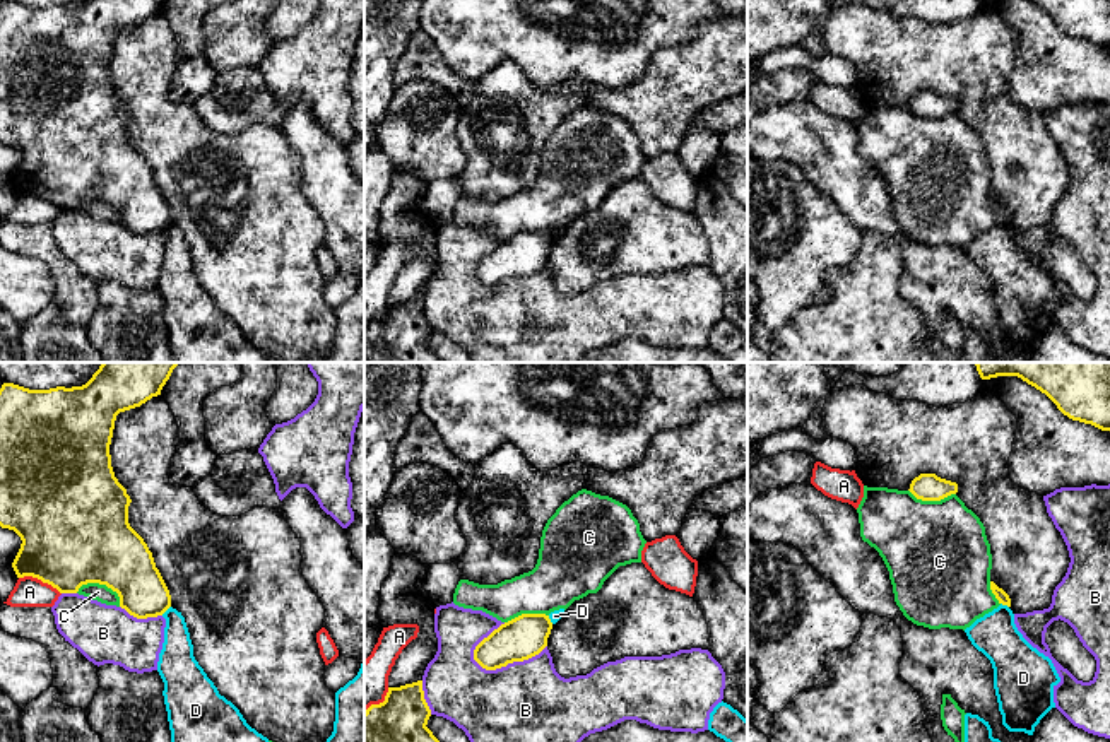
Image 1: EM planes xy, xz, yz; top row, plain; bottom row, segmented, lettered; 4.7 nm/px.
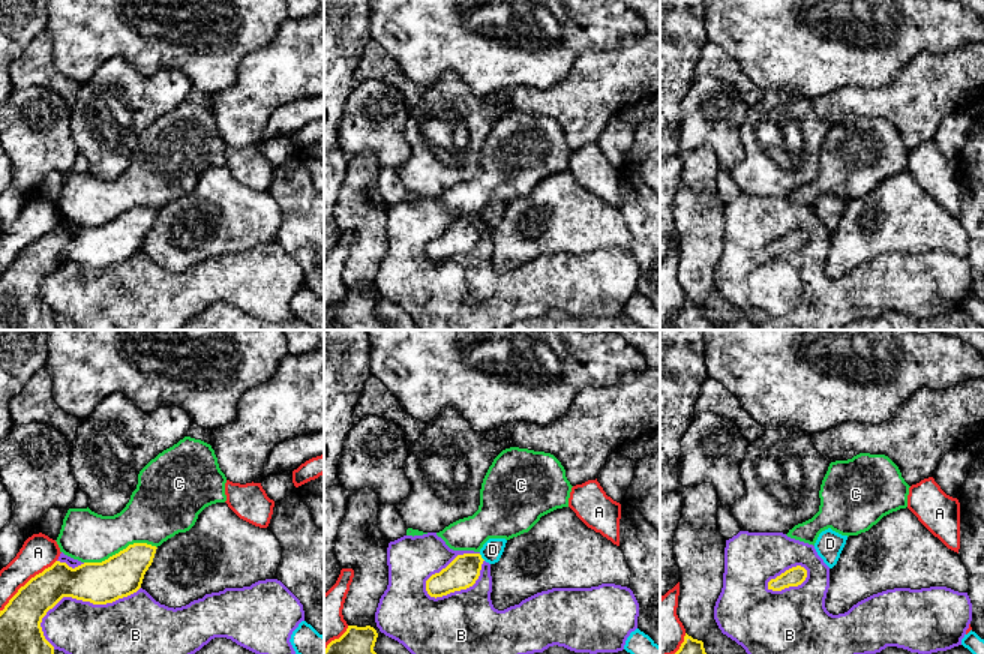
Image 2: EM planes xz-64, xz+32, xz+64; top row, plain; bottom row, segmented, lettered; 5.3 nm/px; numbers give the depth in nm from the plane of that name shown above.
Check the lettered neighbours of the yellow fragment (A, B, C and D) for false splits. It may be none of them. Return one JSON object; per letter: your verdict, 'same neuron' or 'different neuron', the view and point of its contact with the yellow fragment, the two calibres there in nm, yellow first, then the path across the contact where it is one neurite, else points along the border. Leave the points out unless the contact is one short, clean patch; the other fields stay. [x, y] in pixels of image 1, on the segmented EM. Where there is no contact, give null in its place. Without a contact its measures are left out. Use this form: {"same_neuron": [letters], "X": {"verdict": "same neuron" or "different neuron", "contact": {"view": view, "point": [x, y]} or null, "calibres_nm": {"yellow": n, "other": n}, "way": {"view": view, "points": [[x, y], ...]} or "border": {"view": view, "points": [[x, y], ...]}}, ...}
{"same_neuron": [], "A": {"verdict": "different neuron", "contact": {"view": "xy", "point": [40, 578]}, "calibres_nm": {"yellow": 460, "other": 140}}, "B": {"verdict": "different neuron", "contact": {"view": "xz", "point": [508, 662]}, "calibres_nm": {"yellow": 200, "other": 380}}, "C": {"verdict": "different neuron", "contact": {"view": "xy", "point": [103, 583]}, "calibres_nm": {"yellow": 460, "other": 80}}, "D": {"verdict": "different neuron", "contact": {"view": "xy", "point": [165, 611]}, "calibres_nm": {"yellow": 240, "other": 170}, "border": {"view": "xy", "points": [[170, 606], [161, 614]]}}}

